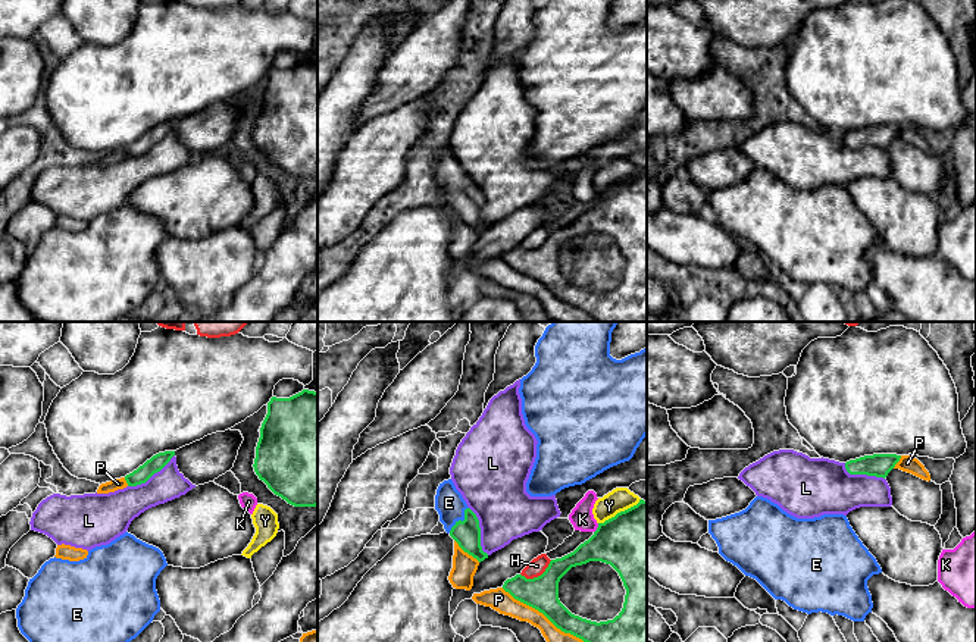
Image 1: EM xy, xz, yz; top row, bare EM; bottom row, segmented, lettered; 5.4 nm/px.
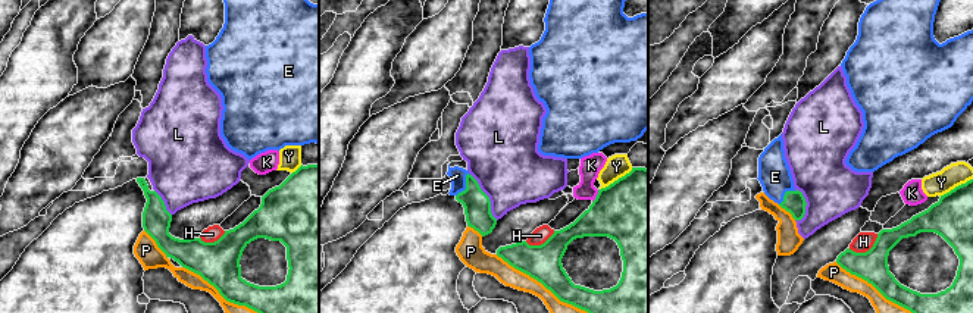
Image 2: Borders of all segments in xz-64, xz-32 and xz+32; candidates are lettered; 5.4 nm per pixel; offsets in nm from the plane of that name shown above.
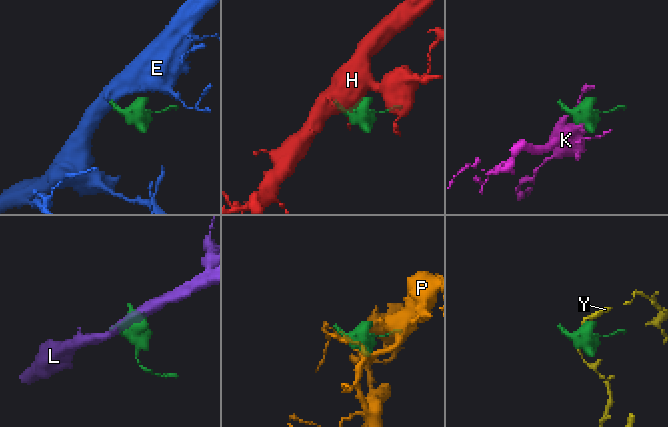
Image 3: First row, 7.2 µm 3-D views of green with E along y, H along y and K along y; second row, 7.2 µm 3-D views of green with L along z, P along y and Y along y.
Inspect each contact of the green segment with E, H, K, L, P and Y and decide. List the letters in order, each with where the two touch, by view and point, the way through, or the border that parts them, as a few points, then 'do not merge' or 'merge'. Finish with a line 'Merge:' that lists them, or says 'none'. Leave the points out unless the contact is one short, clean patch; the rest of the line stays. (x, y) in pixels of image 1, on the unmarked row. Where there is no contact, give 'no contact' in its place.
E: meets green in xz at (460, 191); runs through xz (466, 204), (460, 191), (449, 174); merge
H: meets green in xz at (538, 247); do not merge
K: meets green in xz at (597, 199); do not merge
L: meets green in xz at (479, 203); border along xz (469, 178), (478, 191), (479, 216), (488, 225); do not merge
P: meets green in xz at (550, 291); do not merge
Y: meets green in xz at (621, 182); do not merge
Merge: E

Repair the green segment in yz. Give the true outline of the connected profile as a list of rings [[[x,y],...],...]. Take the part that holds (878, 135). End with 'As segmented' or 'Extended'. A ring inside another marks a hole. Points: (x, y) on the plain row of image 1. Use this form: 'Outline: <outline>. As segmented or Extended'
Outline: [[[873,125],[864,126],[845,134],[845,140],[850,145],[867,145],[876,148],[886,148],[888,144],[900,132],[901,126],[897,125]]]. As segmented

